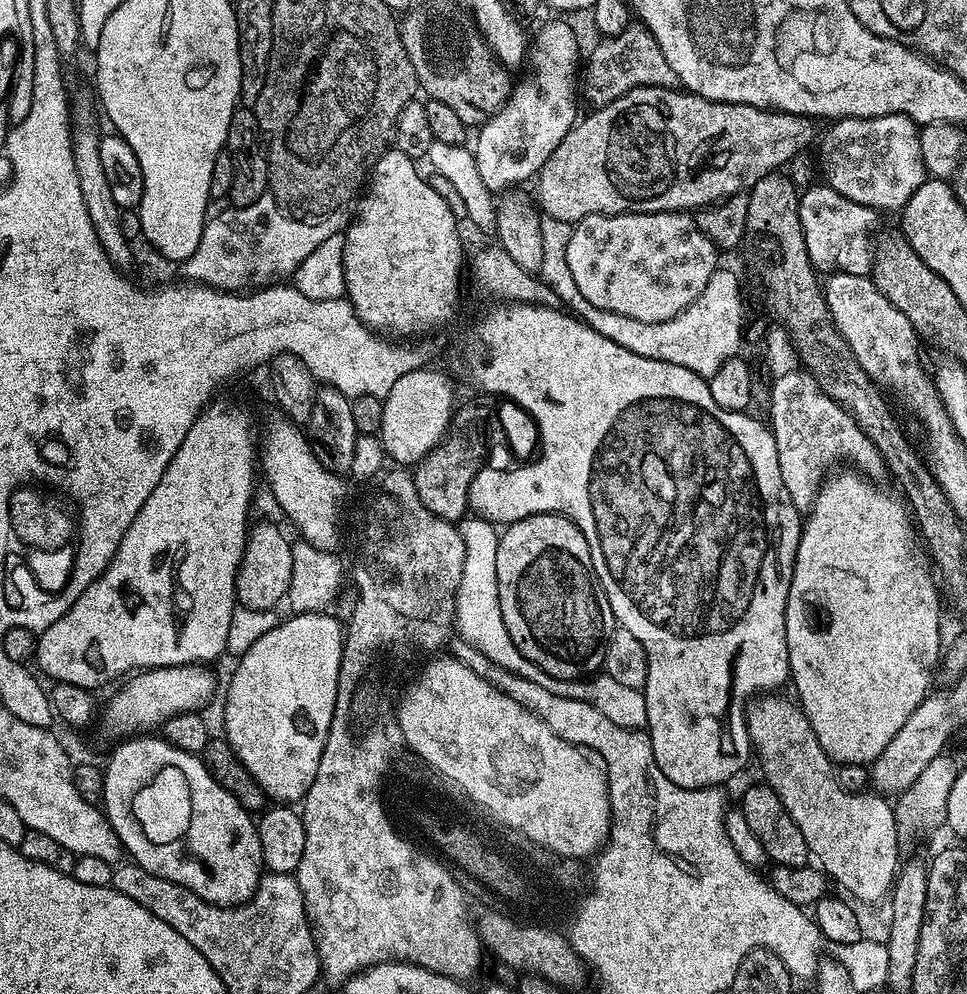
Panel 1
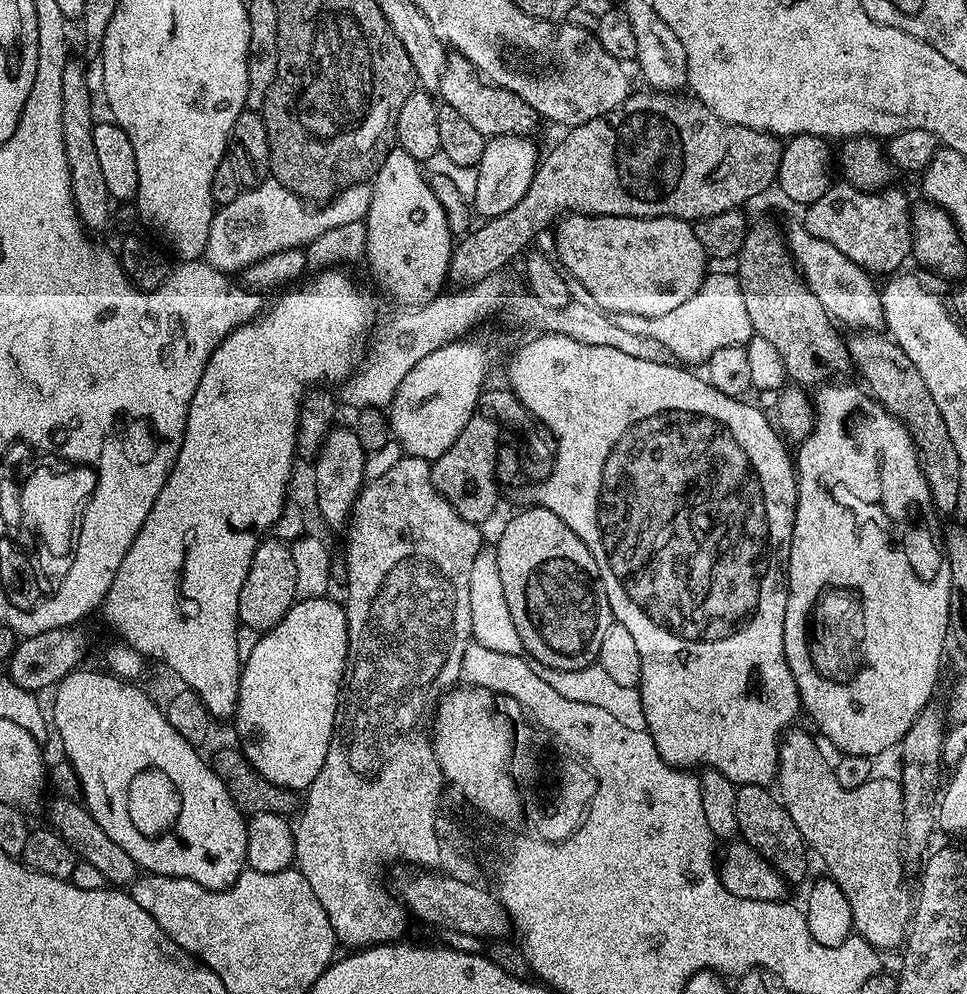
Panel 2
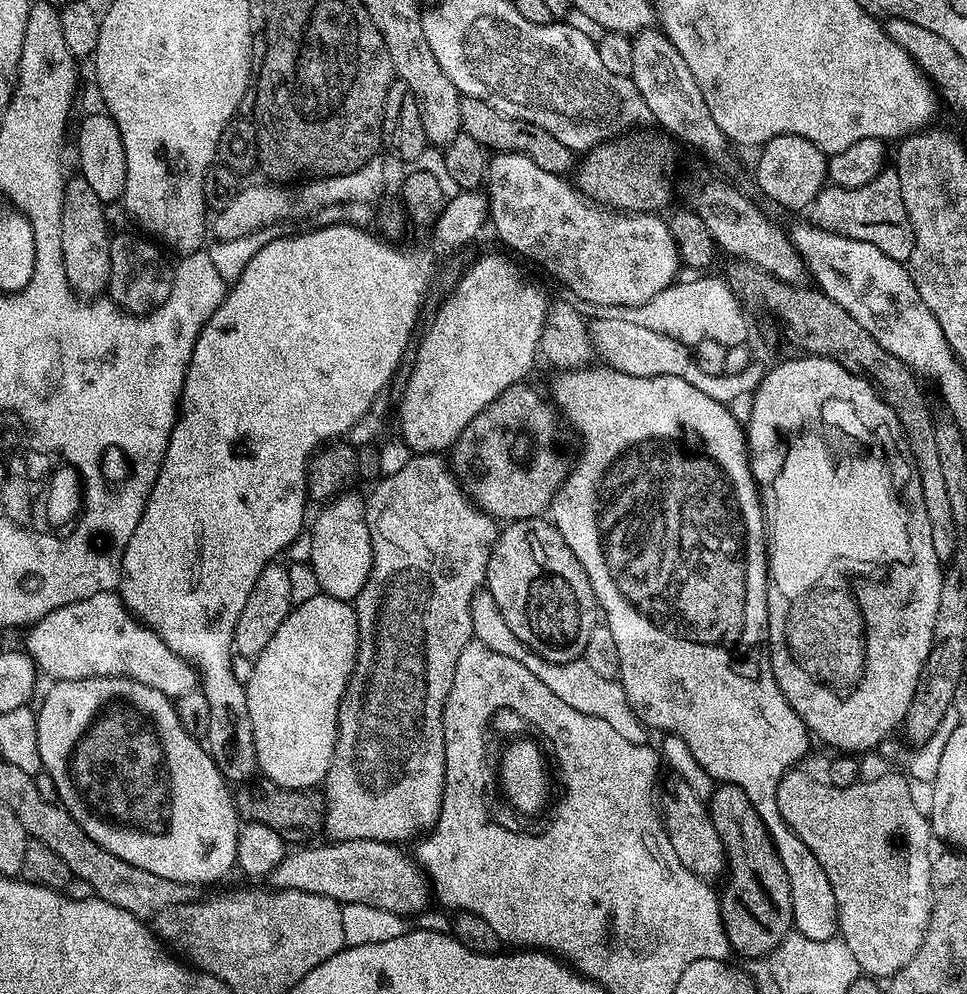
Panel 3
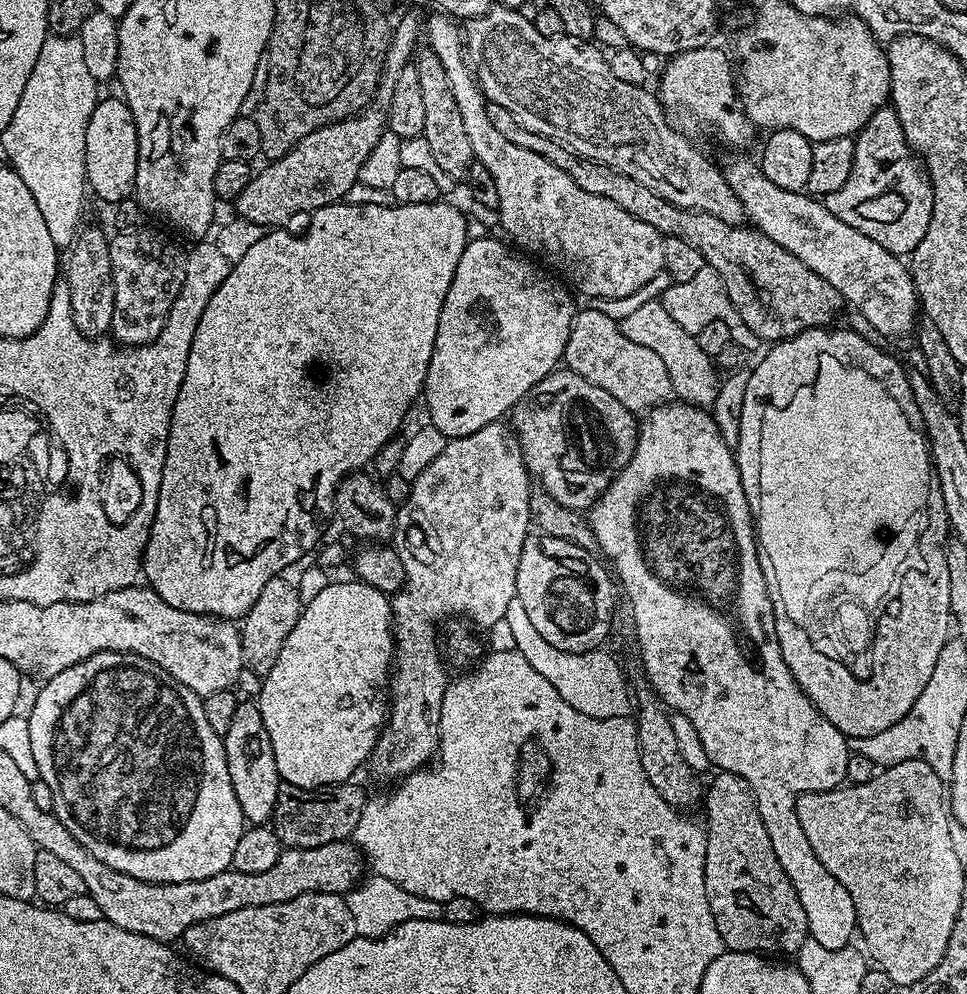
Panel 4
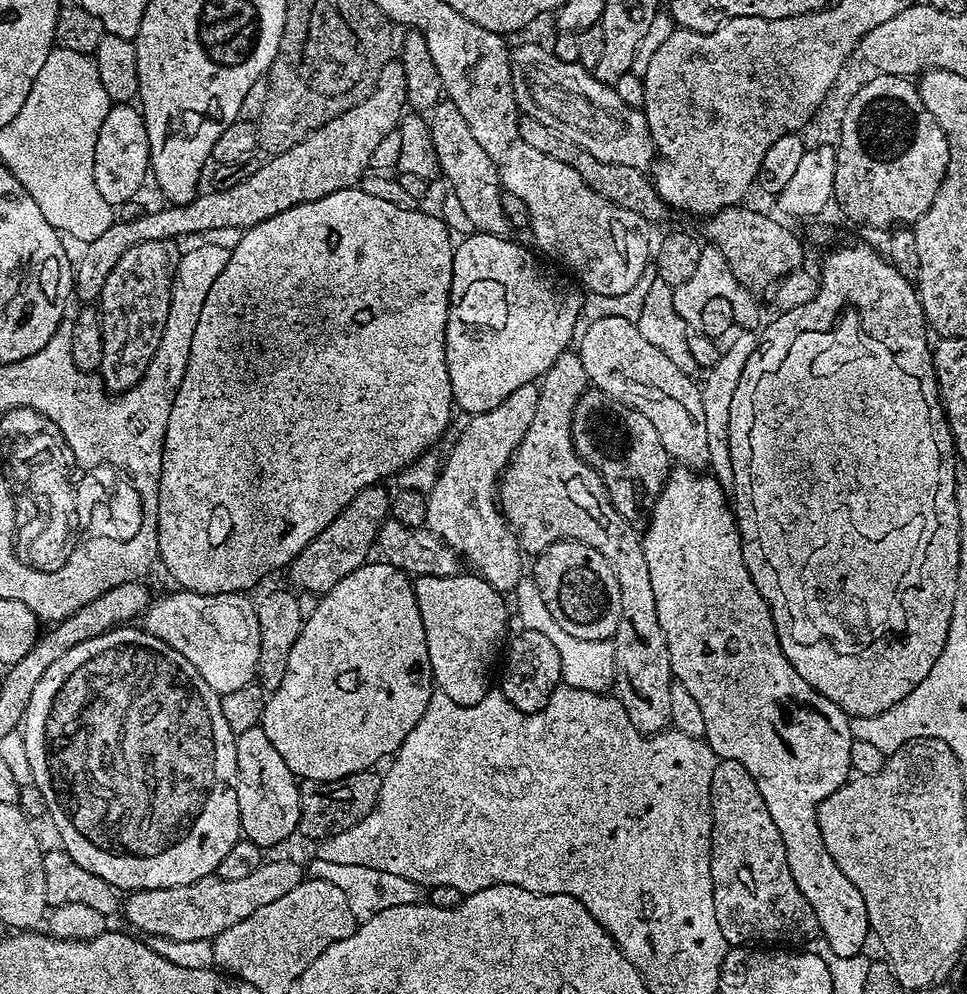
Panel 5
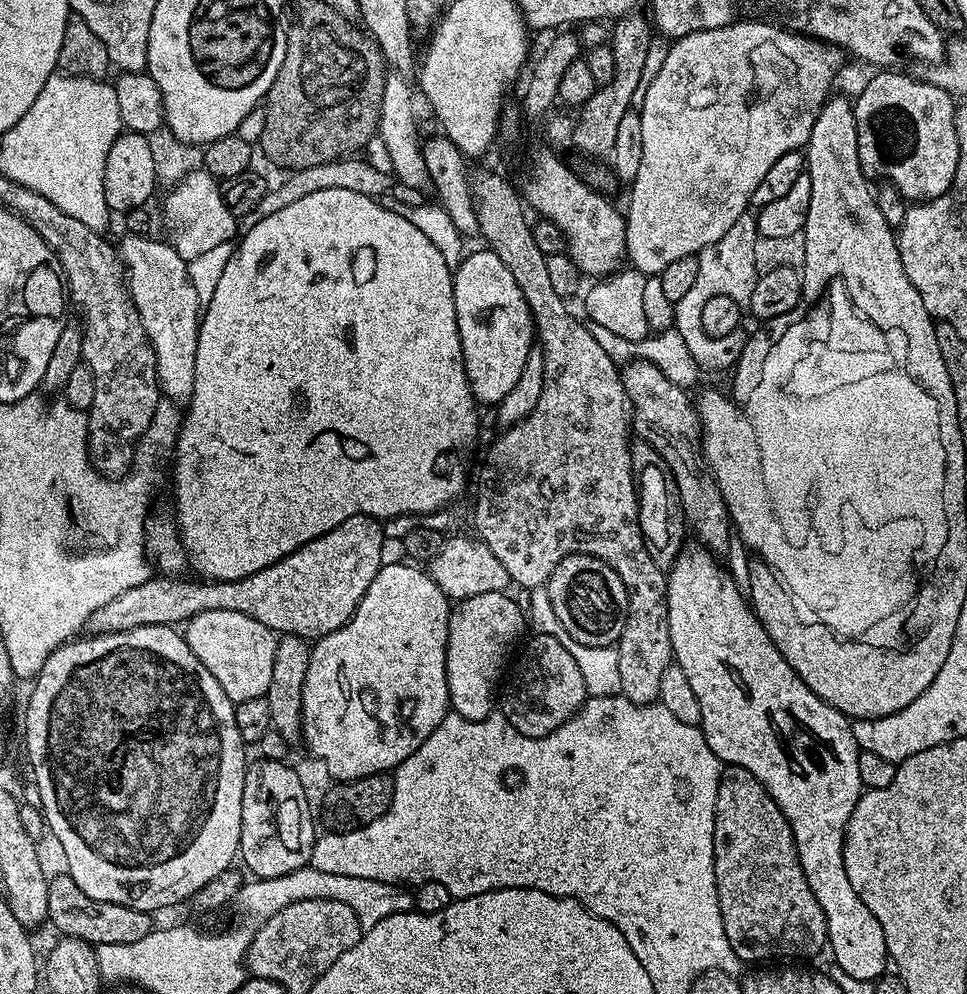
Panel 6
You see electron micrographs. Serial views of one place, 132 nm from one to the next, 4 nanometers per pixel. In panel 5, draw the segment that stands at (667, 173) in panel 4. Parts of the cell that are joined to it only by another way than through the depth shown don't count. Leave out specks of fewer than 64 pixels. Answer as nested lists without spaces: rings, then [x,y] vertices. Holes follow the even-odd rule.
[[[536,44],[522,45],[517,52],[511,53],[510,59],[516,106],[524,116],[542,122],[542,126],[554,130],[563,140],[569,140],[582,151],[594,154],[594,158],[602,162],[648,170],[652,159],[654,161],[657,159],[656,144],[652,141],[643,111],[626,106],[622,98],[618,98],[615,87],[603,84],[595,74],[582,67],[579,62],[575,64],[562,62],[557,56],[553,56],[547,47],[539,48]]]

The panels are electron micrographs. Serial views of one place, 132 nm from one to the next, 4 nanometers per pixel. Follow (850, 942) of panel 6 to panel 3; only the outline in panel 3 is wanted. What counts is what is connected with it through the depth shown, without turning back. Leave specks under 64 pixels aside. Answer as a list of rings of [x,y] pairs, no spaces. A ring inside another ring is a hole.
[[[593,366],[585,367],[583,370],[564,370],[561,371],[561,376],[556,380],[556,396],[554,395],[555,403],[558,405],[559,411],[565,416],[568,415],[570,419],[576,423],[576,428],[580,431],[580,436],[584,439],[584,449],[580,452],[580,461],[575,461],[574,467],[568,473],[568,479],[561,486],[552,502],[550,509],[551,519],[554,521],[556,528],[562,534],[562,538],[570,546],[570,550],[580,559],[580,564],[586,570],[586,574],[592,583],[592,589],[596,595],[596,602],[600,605],[603,615],[606,617],[608,629],[614,634],[616,645],[620,651],[620,671],[618,673],[619,679],[622,681],[628,696],[632,700],[632,707],[636,709],[637,713],[653,729],[661,728],[661,733],[677,734],[683,736],[689,746],[692,747],[692,752],[695,753],[704,769],[711,774],[713,781],[716,782],[735,782],[739,784],[740,788],[746,790],[746,794],[750,798],[750,802],[754,802],[754,806],[758,810],[758,814],[762,818],[764,825],[768,832],[772,835],[778,856],[790,878],[790,888],[792,890],[792,901],[794,902],[794,914],[792,915],[792,922],[795,931],[801,932],[806,938],[814,938],[815,940],[830,940],[833,939],[840,931],[840,903],[836,900],[834,886],[830,882],[830,878],[826,874],[826,870],[822,866],[822,862],[818,860],[814,850],[810,848],[798,836],[791,826],[784,820],[778,808],[778,788],[782,782],[782,778],[787,772],[792,771],[801,763],[800,759],[808,752],[808,736],[810,737],[810,729],[808,723],[803,717],[799,715],[796,708],[788,701],[786,694],[781,690],[779,682],[776,680],[776,675],[772,669],[772,657],[769,649],[766,647],[768,639],[768,594],[770,591],[770,577],[768,575],[768,549],[766,547],[766,518],[764,522],[764,512],[760,509],[760,492],[758,487],[757,477],[754,475],[752,465],[750,463],[750,453],[748,451],[748,442],[746,439],[746,432],[742,425],[735,420],[734,414],[731,413],[729,405],[719,404],[714,398],[710,398],[706,394],[702,394],[702,390],[698,390],[698,386],[694,386],[690,382],[686,382],[677,376],[635,376],[634,374],[626,374],[620,372],[619,369],[604,366],[605,368],[592,368]]]

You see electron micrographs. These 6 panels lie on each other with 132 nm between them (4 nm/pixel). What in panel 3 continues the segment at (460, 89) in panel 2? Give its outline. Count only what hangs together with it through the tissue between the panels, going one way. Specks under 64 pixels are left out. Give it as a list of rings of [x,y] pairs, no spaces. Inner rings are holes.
[[[464,96],[460,101],[460,127],[469,132],[478,142],[488,150],[509,150],[522,152],[529,156],[542,170],[550,170],[561,174],[568,174],[574,168],[574,153],[571,148],[562,146],[554,134],[542,130],[537,124],[528,124],[525,120],[518,120],[507,112],[496,107],[495,104],[480,100],[477,96]]]

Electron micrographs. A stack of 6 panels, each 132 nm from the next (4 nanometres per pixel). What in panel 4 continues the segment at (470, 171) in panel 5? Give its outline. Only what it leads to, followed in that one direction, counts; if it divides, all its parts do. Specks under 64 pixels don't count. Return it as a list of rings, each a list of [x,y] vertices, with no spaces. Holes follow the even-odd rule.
[[[431,50],[417,51],[414,66],[418,70],[418,80],[422,82],[422,99],[426,109],[423,137],[429,143],[434,162],[453,178],[467,177],[468,167],[474,162],[472,143],[470,137],[466,135],[466,122],[462,122],[462,114],[458,114],[458,102],[454,102],[454,90],[448,88],[446,70],[442,70],[442,62],[438,62],[438,58]]]

